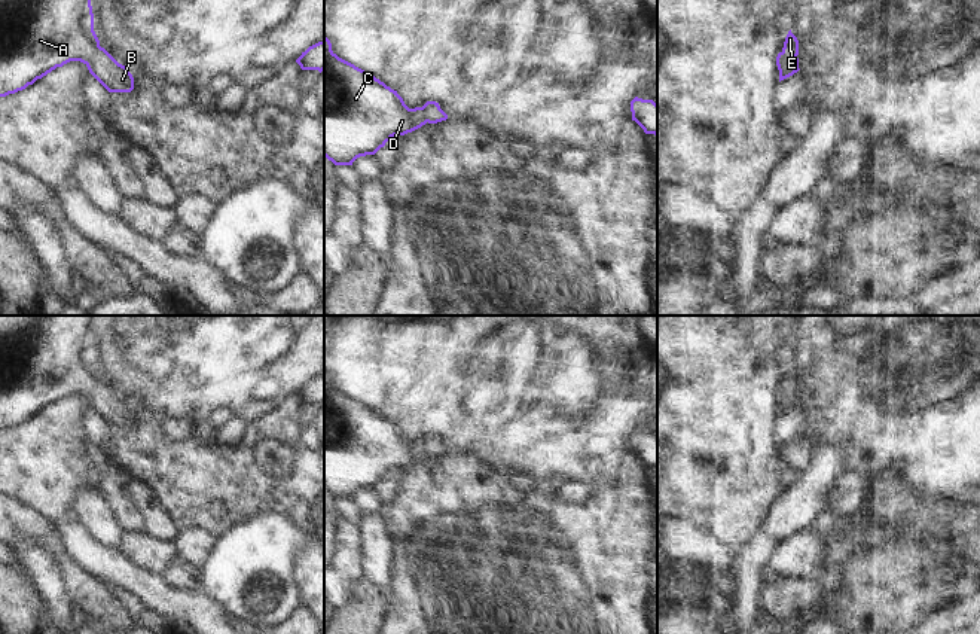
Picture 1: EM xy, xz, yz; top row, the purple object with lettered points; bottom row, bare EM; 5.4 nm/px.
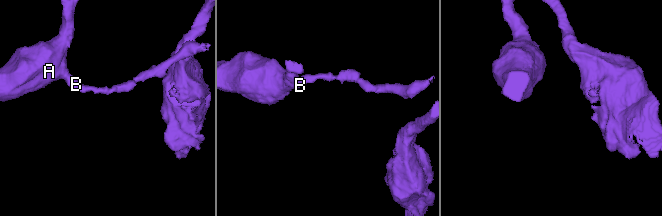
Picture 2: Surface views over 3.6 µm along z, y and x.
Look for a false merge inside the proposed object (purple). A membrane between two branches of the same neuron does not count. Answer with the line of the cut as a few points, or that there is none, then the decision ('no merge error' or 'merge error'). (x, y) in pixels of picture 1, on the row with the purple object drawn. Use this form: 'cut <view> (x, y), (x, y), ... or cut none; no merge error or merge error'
cut none; no merge error

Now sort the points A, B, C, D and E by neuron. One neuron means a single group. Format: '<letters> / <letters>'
A B C D E

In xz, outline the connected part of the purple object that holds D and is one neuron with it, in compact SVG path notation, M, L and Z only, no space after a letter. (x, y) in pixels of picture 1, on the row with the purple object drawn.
M324 36L324 156L335 165L352 165L394 135L446 119L436 101L409 109L397 91L339 58Z

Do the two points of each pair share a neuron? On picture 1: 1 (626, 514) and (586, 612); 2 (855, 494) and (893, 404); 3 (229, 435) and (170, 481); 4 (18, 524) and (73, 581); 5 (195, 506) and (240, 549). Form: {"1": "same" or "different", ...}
{"1": "same", "2": "different", "3": "different", "4": "same", "5": "different"}

